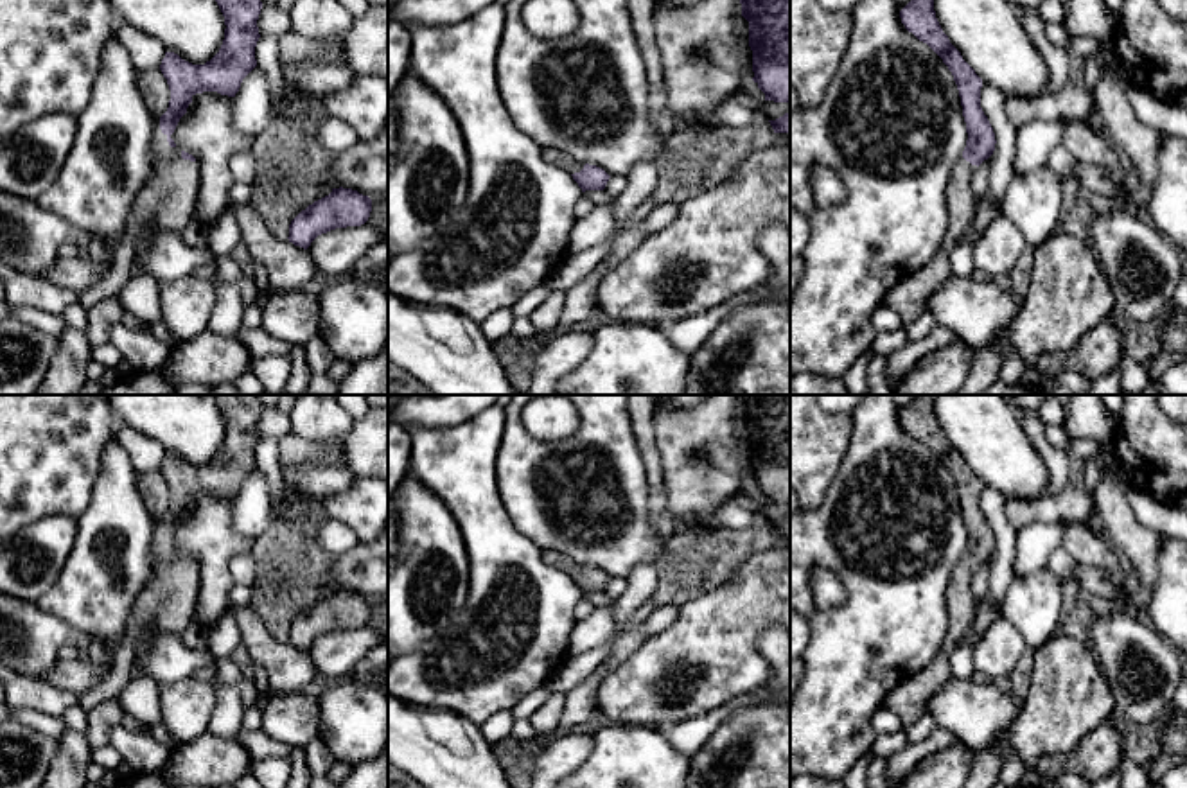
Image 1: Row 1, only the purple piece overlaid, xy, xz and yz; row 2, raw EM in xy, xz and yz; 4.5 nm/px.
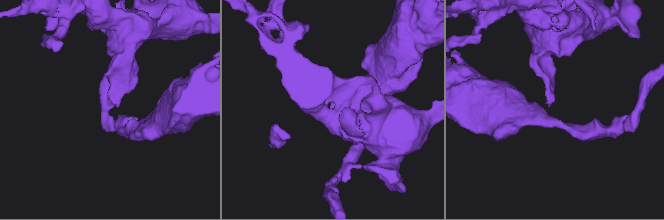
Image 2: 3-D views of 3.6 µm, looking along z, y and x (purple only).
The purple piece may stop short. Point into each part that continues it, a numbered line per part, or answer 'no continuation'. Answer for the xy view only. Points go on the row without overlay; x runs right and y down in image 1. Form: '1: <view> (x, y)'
1: xy (167, 605)

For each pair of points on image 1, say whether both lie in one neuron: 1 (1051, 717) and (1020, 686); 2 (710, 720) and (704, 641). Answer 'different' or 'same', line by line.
1: different
2: different

